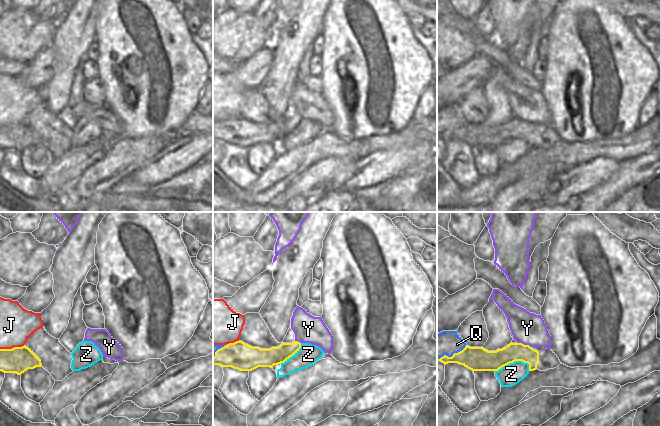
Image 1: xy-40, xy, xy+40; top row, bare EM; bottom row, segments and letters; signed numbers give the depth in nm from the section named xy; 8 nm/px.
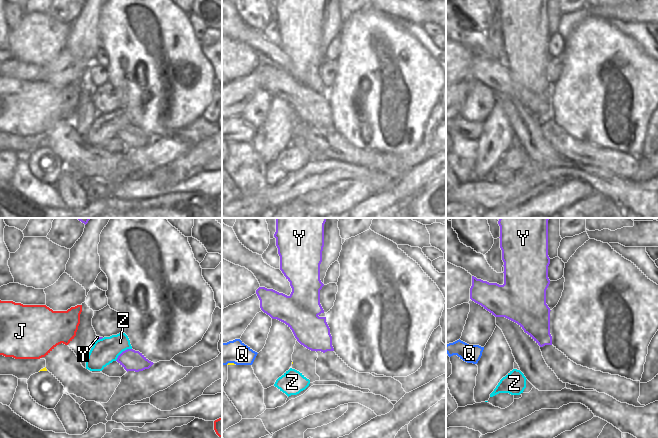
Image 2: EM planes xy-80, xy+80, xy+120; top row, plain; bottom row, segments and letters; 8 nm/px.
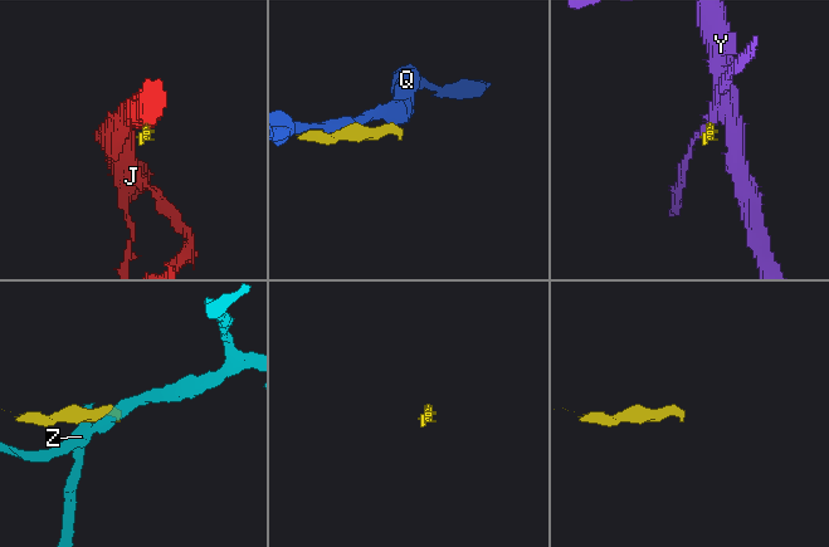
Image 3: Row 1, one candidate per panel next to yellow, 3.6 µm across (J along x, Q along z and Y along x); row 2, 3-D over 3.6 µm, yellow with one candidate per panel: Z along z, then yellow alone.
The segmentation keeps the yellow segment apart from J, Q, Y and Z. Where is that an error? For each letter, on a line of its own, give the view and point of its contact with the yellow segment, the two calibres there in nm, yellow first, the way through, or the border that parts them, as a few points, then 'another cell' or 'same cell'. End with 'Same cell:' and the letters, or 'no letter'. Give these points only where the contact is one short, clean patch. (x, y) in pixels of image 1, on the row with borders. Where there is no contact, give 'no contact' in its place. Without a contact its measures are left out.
J: xy-40 (12, 348) | 220/280 nm | along xy-40 (24, 344), (18, 347), (0, 349) | another cell
Q: xy+40 (453, 355) | 190/200 nm | another cell
Y: xy+40 (523, 344) | 150/260 nm | along xy+40 (516, 341), (528, 344), (531, 347) | another cell
Z: xy+40 (512, 362) | 180/170 nm | along xy+40 (529, 364), (523, 361), (513, 361), (495, 371) | another cell
Same cell: no letter

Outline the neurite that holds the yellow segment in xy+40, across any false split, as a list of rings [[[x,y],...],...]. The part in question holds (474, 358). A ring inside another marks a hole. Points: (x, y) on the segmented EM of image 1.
[[[510,343],[502,349],[488,351],[483,347],[470,347],[468,345],[452,357],[444,355],[437,359],[444,363],[458,363],[474,371],[498,371],[502,367],[515,361],[529,364],[529,371],[536,369],[546,371],[558,367],[561,362],[557,355],[544,347],[533,349],[522,343]]]

